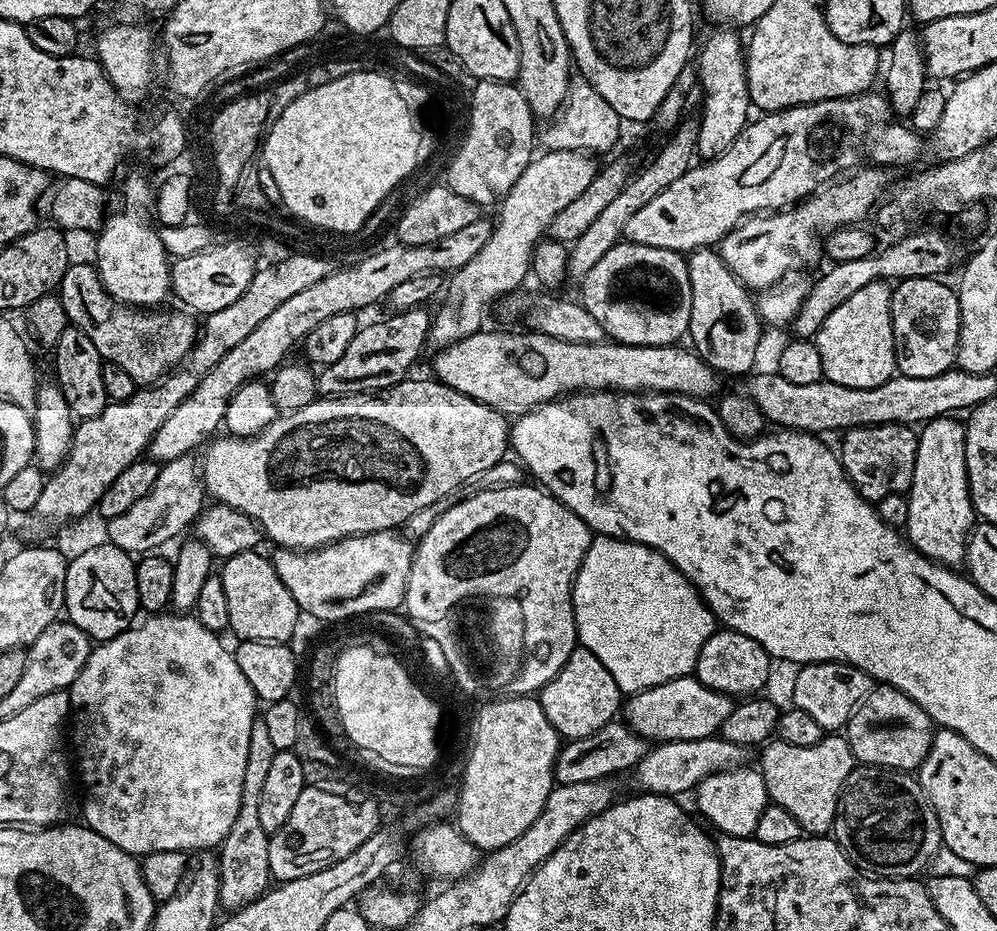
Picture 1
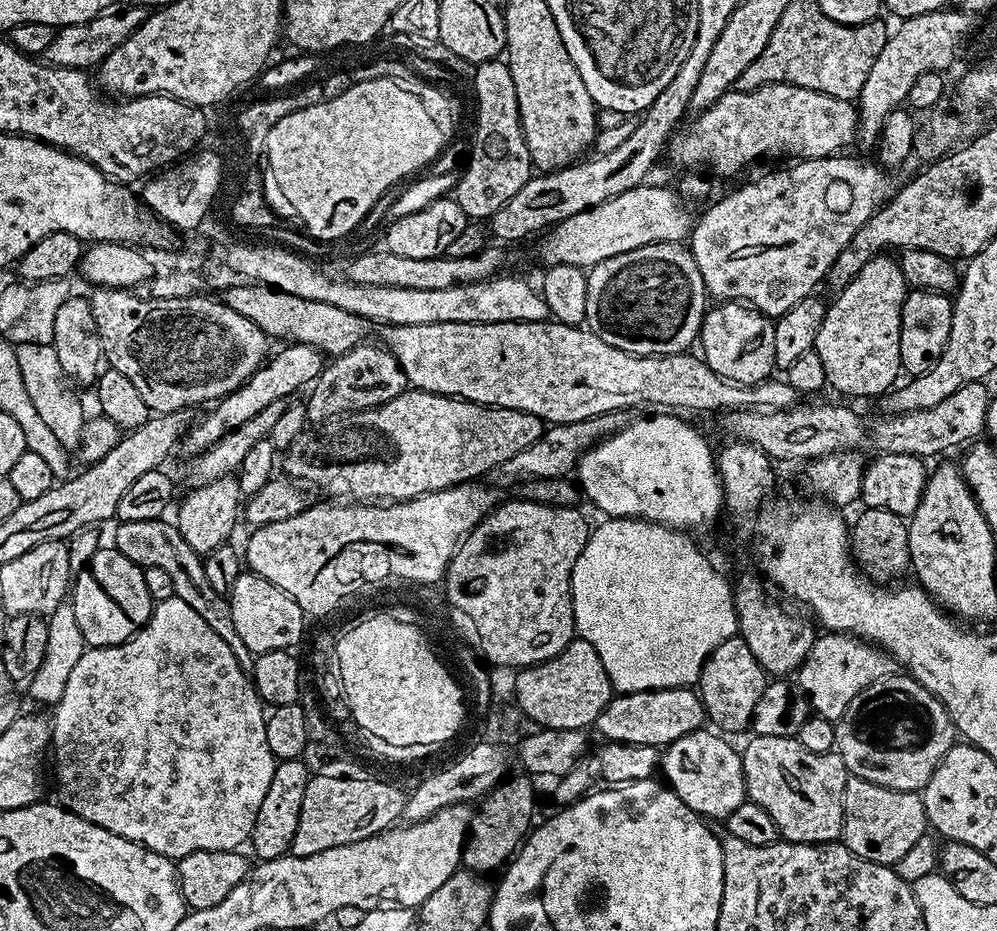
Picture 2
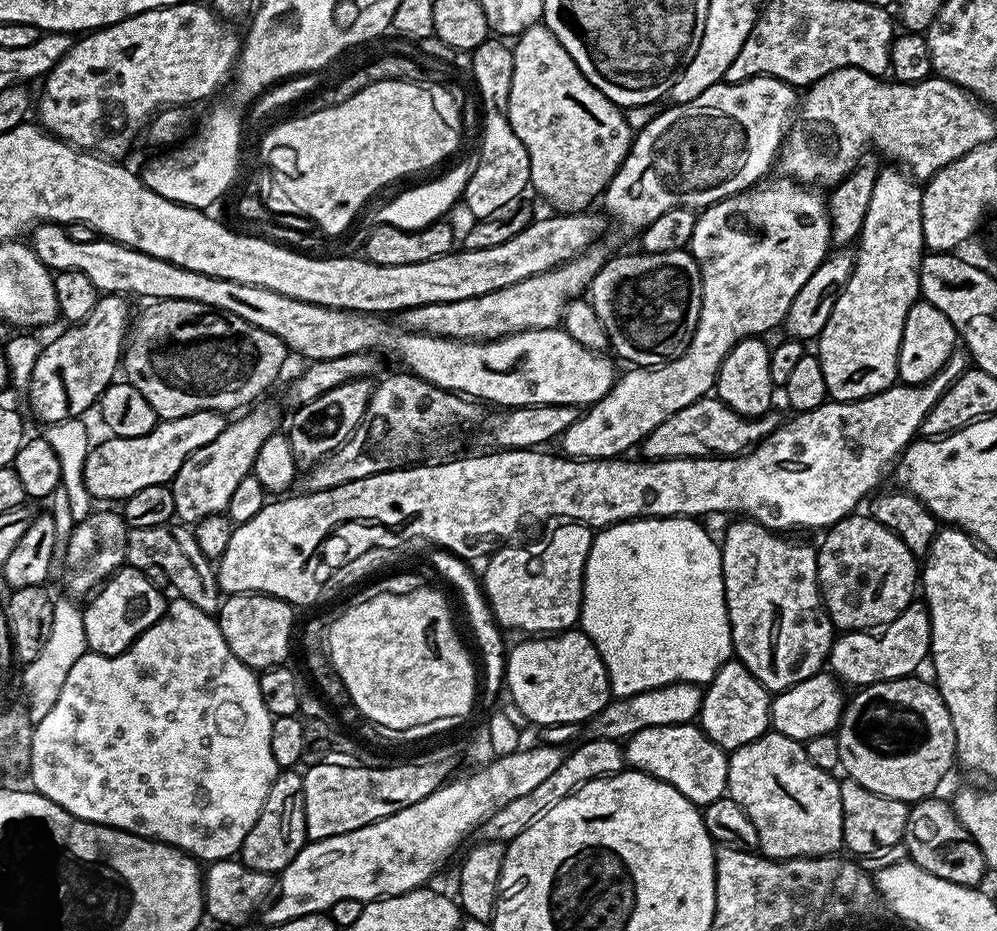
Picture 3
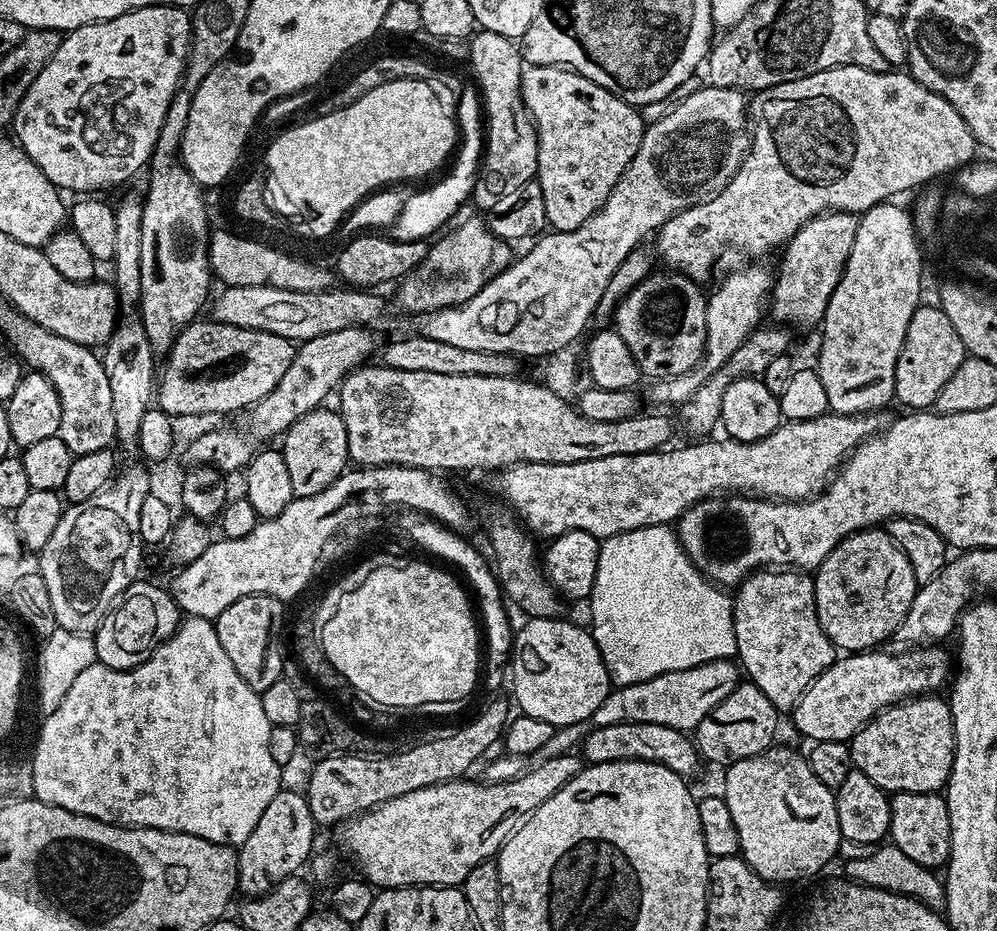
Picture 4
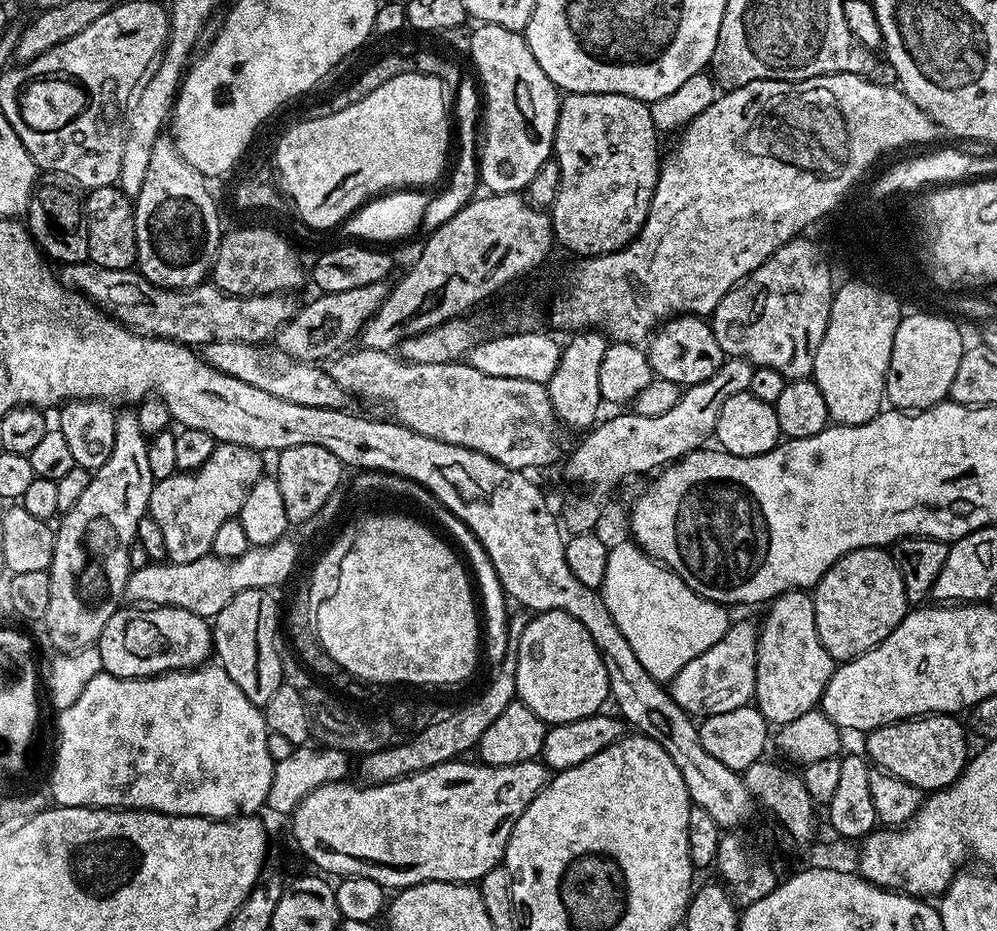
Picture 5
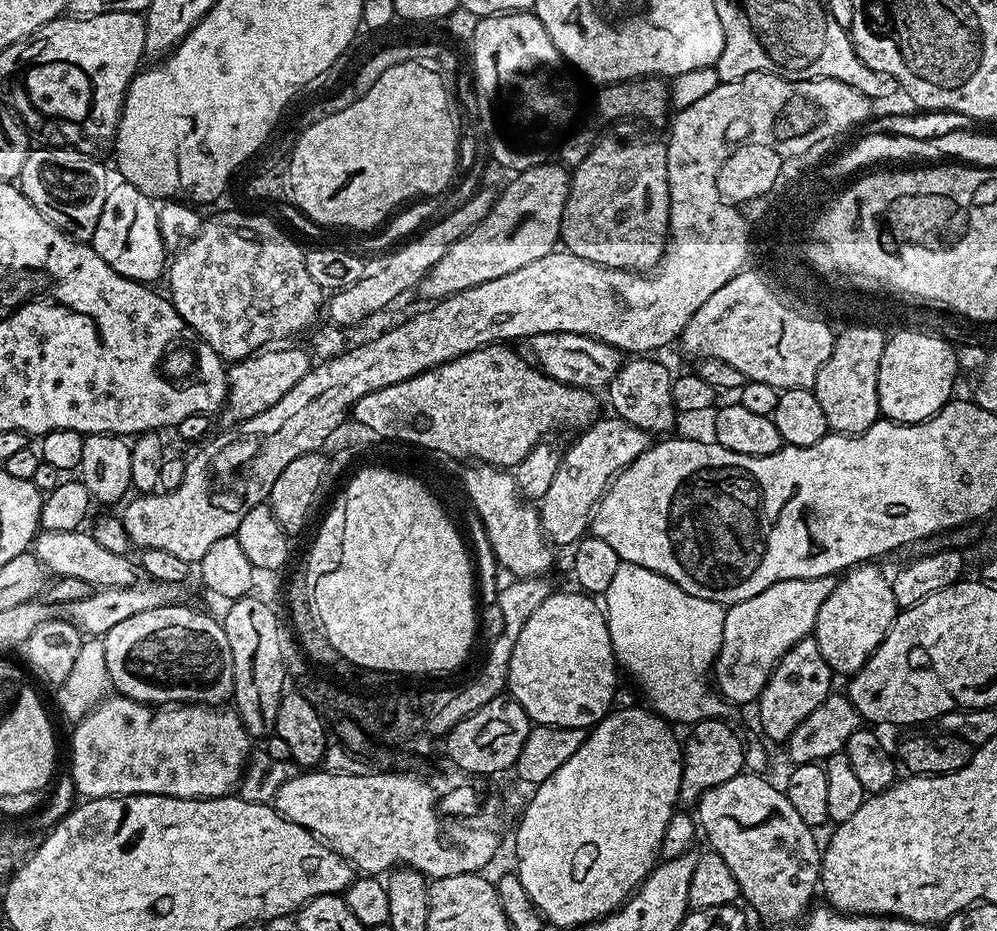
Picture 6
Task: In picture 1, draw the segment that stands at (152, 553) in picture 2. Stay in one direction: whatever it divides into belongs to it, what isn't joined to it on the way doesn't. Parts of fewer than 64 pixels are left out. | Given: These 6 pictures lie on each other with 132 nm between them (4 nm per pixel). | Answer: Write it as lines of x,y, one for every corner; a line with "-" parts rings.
258,718
252,723
250,730
250,754
246,758
246,778
242,780
242,806
238,806
238,818
234,818
234,826
230,834
219,844
218,871
220,873
220,902
221,909
235,910
245,908
259,896
263,896
270,887
272,871
270,870
270,833
263,828
258,815
258,805
262,799
262,789
270,765
274,762
276,748
270,742
266,722

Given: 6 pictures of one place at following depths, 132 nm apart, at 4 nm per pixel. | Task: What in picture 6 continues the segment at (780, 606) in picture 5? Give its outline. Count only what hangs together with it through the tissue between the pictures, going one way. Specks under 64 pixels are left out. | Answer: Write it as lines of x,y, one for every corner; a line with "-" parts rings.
805,638
797,642
780,659
762,690
758,701
761,728
759,731
769,741
772,739
786,742
791,732
798,729
799,724
813,714
814,710
818,710
819,704
833,691
832,679
834,679
832,668
826,662
826,658
822,658
822,650
818,650
815,639

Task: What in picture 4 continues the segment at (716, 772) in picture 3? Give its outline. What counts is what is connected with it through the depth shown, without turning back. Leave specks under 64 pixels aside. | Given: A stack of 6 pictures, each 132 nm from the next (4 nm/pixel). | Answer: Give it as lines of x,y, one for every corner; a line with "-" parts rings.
618,722
614,726
589,731
582,741
582,756
588,764
618,762
619,760
645,760
664,764
680,776
692,778
696,767
702,764
702,757
696,745
685,733
670,726
658,726
654,722

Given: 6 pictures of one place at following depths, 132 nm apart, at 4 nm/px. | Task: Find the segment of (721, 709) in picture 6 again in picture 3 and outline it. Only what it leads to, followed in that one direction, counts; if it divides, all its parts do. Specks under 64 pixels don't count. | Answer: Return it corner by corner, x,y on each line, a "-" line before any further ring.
641,516
638,520
627,520
621,524
612,524
601,528
592,537
590,554
586,558
584,571
584,601
580,607
579,627
594,642
602,662
606,666
608,686
611,695
616,698
642,694
646,690
661,688
667,684
711,684
714,674
727,660
733,659
732,631
730,618
726,610
726,594
722,578
721,545
703,528
699,519
690,516

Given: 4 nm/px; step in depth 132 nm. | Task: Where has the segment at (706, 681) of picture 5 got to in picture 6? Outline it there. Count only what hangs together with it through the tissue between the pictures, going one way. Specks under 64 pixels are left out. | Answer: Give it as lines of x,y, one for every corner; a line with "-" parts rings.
836,576
790,578
731,605
724,613
722,646
714,665
715,691
737,706
759,701
780,659
797,642
813,635
818,610
822,610
822,602
830,598
837,582

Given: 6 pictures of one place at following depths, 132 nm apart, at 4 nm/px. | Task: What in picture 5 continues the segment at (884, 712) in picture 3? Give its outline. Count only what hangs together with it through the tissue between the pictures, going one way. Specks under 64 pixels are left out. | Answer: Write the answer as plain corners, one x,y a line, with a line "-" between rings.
929,714
875,728
866,736
867,759
875,767
894,774
894,778
902,778
902,782
910,782
910,786
918,786
925,793
949,788
964,773
970,759
969,733
966,728
964,733
956,720
959,719
952,714

